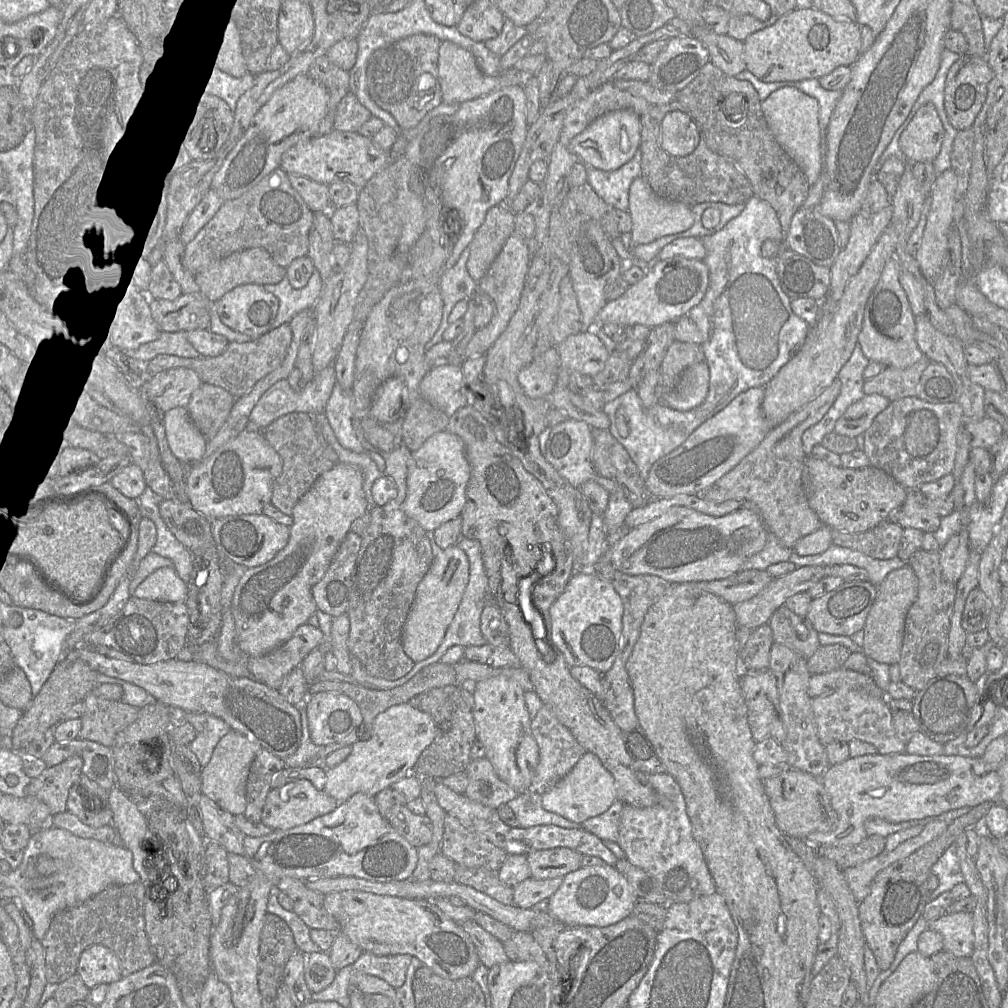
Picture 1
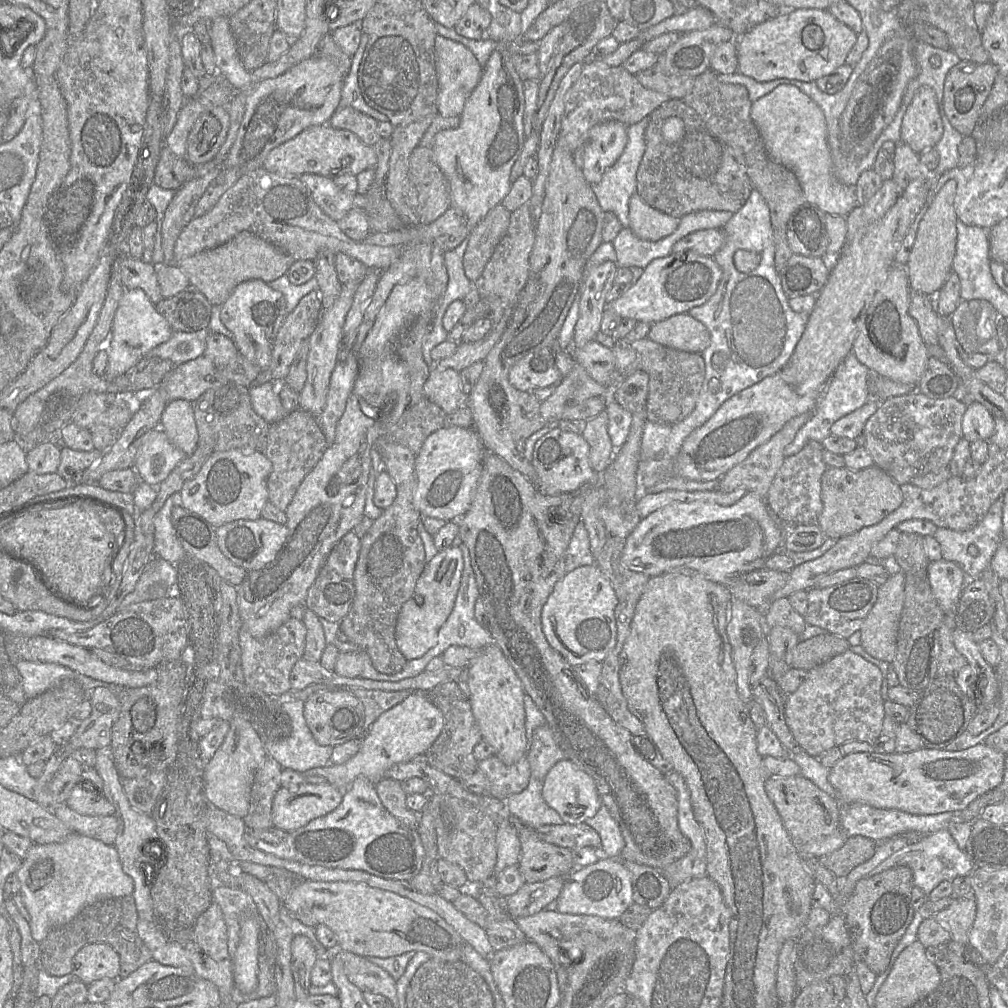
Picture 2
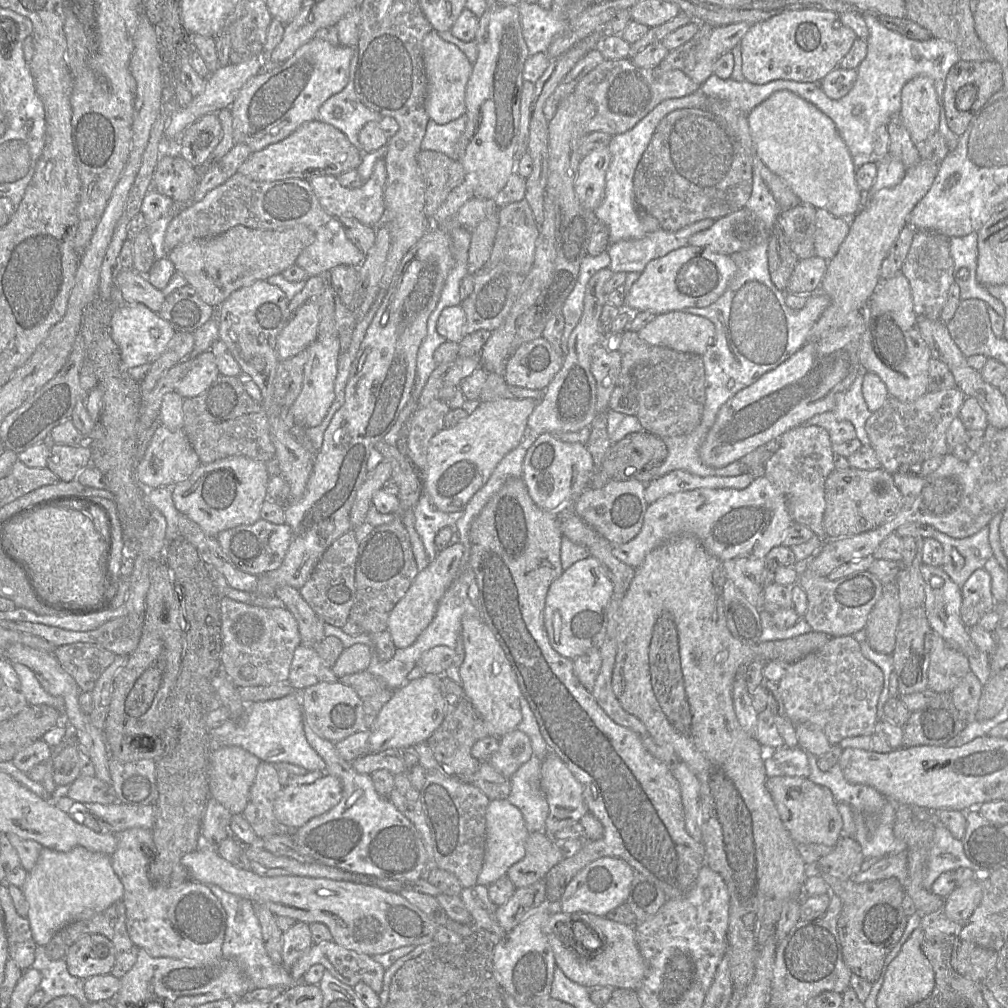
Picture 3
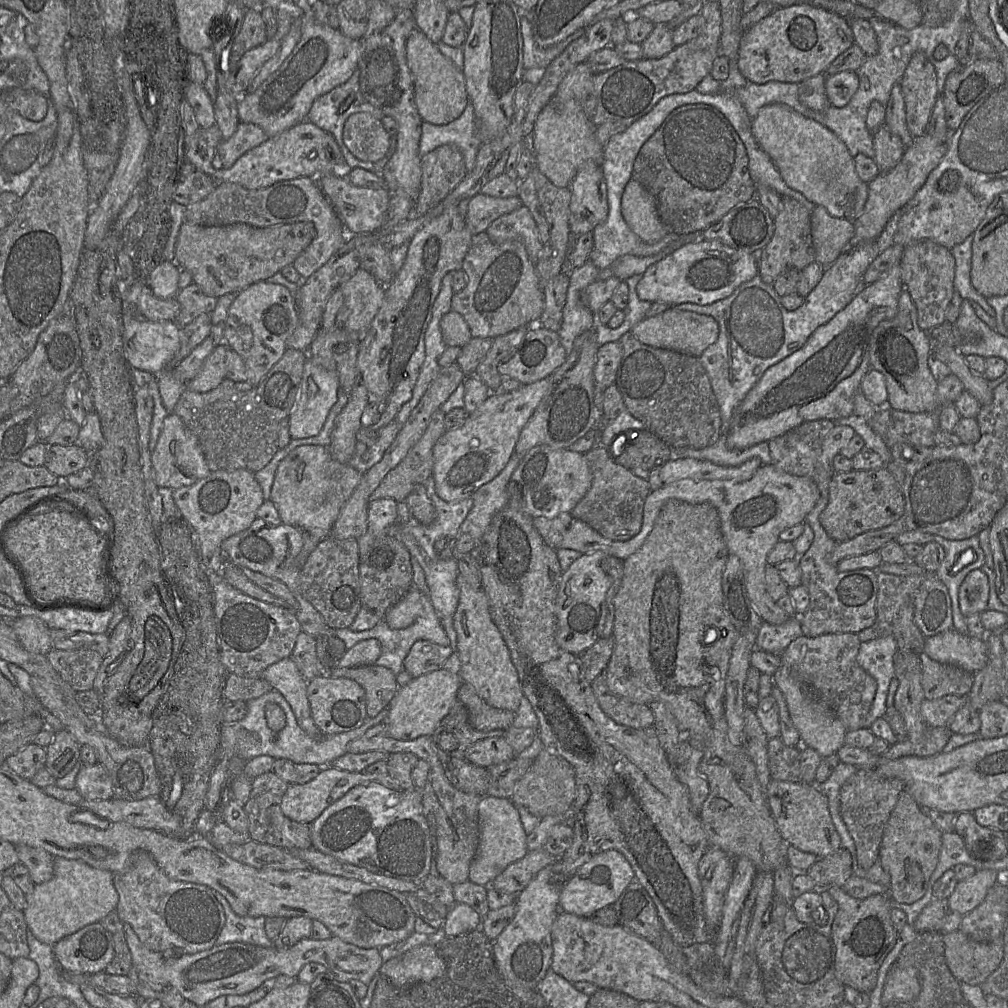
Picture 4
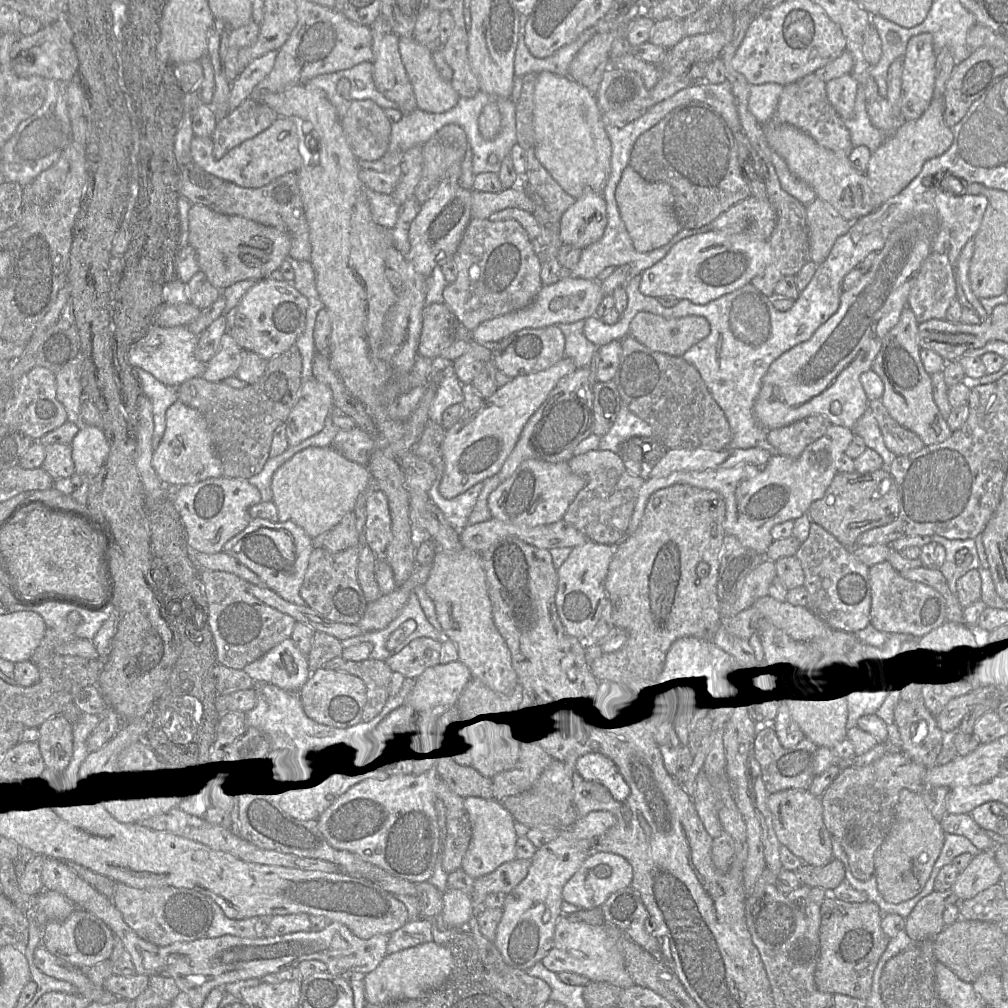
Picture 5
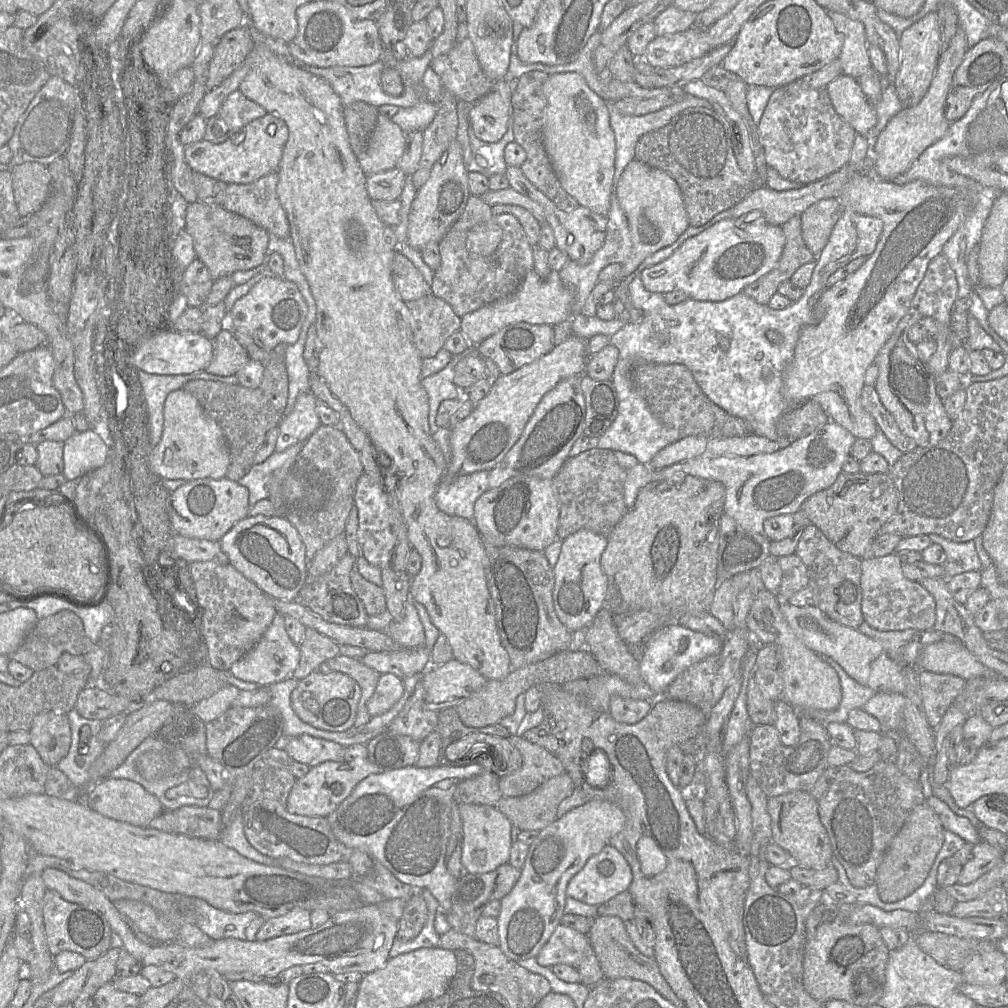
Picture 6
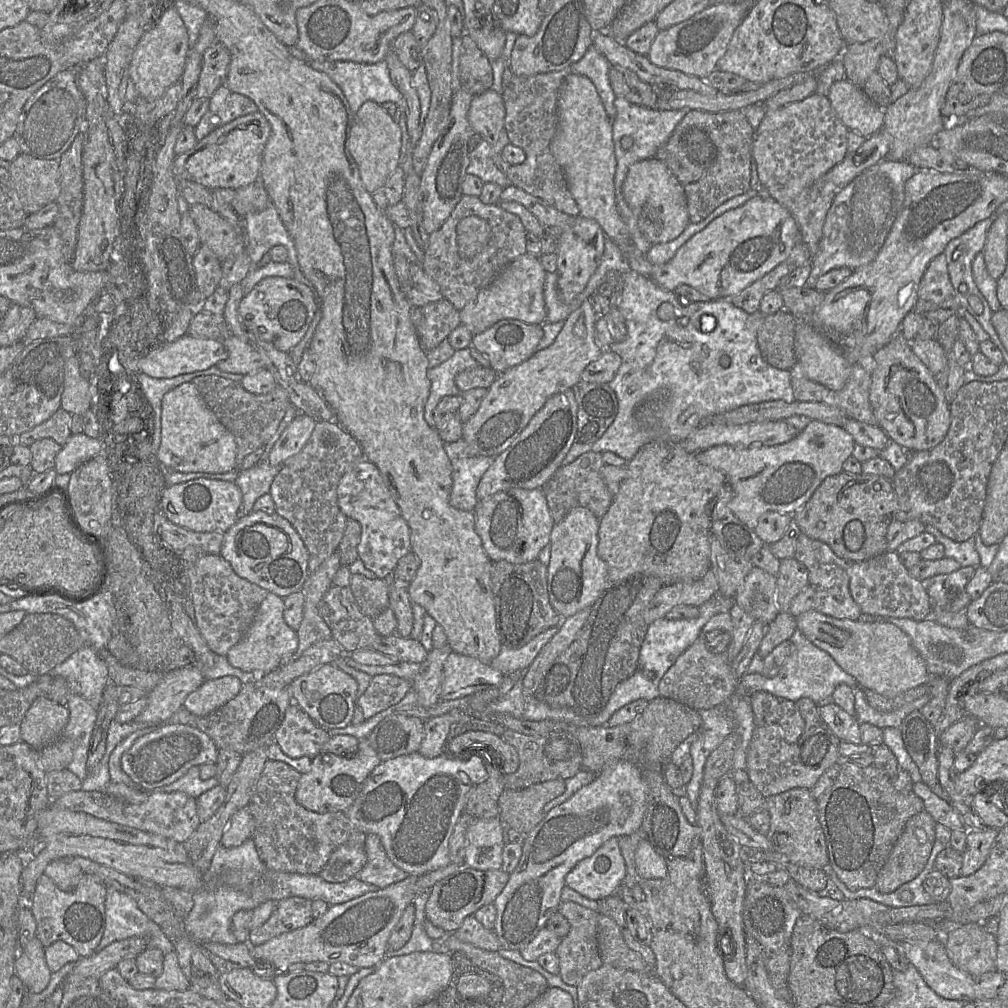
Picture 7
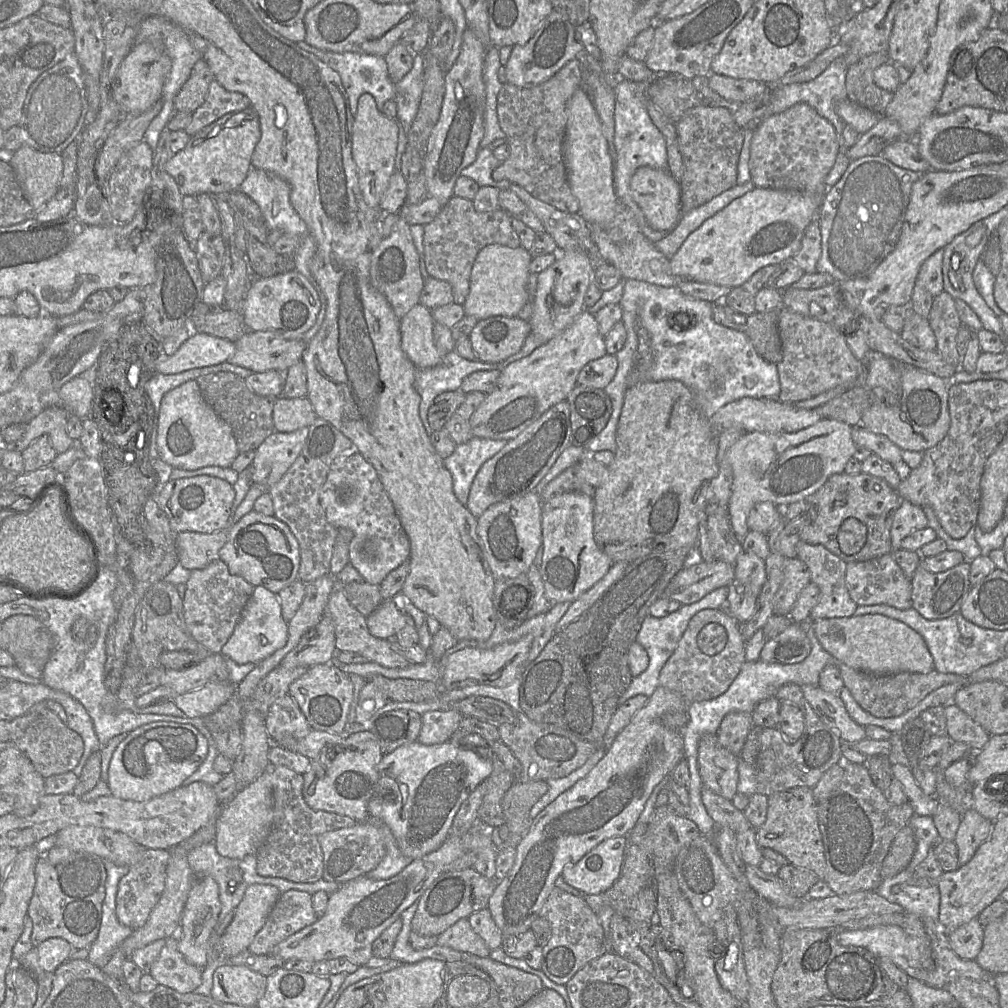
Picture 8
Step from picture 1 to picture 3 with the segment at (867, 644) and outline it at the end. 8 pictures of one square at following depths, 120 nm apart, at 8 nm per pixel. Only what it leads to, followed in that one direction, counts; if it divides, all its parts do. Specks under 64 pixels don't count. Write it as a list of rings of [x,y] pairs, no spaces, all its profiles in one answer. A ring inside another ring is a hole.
[[[884,585],[882,595],[870,611],[865,625],[866,641],[873,650],[892,654],[901,614],[896,585]]]

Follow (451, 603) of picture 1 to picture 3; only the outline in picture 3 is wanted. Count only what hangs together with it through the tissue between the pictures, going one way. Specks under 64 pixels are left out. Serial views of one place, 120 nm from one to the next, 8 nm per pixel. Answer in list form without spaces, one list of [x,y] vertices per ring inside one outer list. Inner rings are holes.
[[[461,542],[439,551],[435,559],[418,572],[405,595],[392,609],[388,619],[388,628],[396,648],[406,648],[413,644],[431,623],[440,599],[460,572],[463,551],[464,546]]]

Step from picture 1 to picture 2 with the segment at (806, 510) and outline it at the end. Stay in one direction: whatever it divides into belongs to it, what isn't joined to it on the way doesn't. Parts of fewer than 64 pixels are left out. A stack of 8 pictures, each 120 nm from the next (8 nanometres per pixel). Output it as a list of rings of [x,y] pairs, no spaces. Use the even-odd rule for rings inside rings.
[[[812,412],[800,414],[789,420],[780,431],[772,436],[767,442],[754,449],[745,460],[732,467],[718,482],[719,489],[731,492],[738,488],[745,488],[748,492],[755,492],[766,497],[769,487],[782,466],[785,448],[793,441],[799,429],[810,419]]]

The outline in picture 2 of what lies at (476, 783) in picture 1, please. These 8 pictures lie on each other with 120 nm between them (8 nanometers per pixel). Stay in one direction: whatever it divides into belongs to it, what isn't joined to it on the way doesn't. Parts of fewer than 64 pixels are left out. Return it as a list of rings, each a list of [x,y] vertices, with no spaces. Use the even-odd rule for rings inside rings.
[[[491,755],[479,761],[477,769],[488,779],[487,794],[499,800],[506,800],[508,796],[522,792],[531,777],[526,756],[512,765],[506,765],[497,756]]]

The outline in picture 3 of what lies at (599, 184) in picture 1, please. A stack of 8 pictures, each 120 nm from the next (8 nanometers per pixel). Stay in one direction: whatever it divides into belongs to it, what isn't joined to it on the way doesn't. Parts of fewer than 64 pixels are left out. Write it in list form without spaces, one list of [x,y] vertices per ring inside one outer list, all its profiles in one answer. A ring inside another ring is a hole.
[[[696,91],[690,95],[667,99],[659,103],[652,111],[650,111],[643,119],[641,119],[629,131],[612,136],[608,143],[611,155],[609,167],[605,177],[605,192],[602,203],[594,210],[598,221],[602,221],[609,228],[609,243],[617,243],[619,241],[640,239],[647,232],[643,227],[639,215],[635,193],[633,189],[633,178],[635,169],[650,143],[653,133],[660,121],[670,112],[682,108],[700,108],[705,109],[708,98]]]

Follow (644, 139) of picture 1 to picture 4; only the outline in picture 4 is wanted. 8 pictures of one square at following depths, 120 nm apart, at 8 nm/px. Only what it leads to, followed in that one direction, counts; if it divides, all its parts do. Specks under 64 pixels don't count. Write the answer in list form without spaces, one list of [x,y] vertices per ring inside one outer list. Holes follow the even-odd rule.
[[[703,103],[680,106],[666,117],[639,150],[632,178],[653,195],[661,221],[670,232],[678,235],[703,231],[735,206],[755,198],[744,144],[725,116]]]

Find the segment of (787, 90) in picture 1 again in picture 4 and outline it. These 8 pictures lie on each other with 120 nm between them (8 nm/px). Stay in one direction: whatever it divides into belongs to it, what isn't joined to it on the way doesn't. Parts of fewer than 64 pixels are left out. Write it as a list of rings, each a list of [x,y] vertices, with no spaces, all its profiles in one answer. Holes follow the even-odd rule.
[[[778,103],[765,105],[759,110],[752,119],[752,133],[788,187],[801,193],[815,206],[825,207],[831,216],[854,221],[860,215],[868,197],[868,183],[862,181],[857,174],[853,157],[835,133],[815,120]]]

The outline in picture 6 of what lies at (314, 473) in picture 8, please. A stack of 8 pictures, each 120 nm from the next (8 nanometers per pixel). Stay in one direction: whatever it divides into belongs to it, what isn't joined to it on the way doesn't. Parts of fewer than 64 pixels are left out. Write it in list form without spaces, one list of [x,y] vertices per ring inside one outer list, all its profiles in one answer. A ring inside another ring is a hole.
[[[320,425],[317,430],[308,438],[300,453],[298,454],[293,466],[291,467],[290,475],[284,482],[283,485],[283,512],[278,512],[279,515],[284,515],[297,529],[299,532],[301,539],[306,547],[306,557],[308,563],[313,559],[313,557],[320,551],[331,539],[336,537],[337,535],[344,533],[345,526],[350,514],[350,511],[353,507],[353,498],[356,488],[356,483],[358,478],[363,474],[364,468],[360,462],[359,455],[357,451],[354,449],[352,444],[349,442],[346,437],[344,431],[339,427],[331,427]]]

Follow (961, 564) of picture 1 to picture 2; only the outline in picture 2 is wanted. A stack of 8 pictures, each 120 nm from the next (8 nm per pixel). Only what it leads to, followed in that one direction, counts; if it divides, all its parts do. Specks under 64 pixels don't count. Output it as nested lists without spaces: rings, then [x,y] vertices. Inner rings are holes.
[[[941,559],[928,564],[927,576],[932,593],[944,614],[953,613],[955,616],[960,595],[967,582],[962,568],[955,562]]]

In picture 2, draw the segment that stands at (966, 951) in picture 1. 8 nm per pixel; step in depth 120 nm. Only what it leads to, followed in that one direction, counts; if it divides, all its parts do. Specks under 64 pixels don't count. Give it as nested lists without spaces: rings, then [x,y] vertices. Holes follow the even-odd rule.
[[[973,897],[954,898],[953,902],[934,919],[951,934],[951,940],[968,945],[968,933],[976,917],[976,902]]]

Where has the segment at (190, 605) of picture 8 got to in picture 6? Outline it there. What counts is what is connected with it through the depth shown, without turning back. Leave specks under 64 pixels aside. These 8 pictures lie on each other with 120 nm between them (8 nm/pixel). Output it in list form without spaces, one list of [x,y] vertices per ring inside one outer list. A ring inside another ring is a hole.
[[[212,561],[191,563],[202,615],[202,637],[208,649],[208,664],[228,671],[262,638],[278,613],[273,598],[247,579],[232,564],[221,565]]]

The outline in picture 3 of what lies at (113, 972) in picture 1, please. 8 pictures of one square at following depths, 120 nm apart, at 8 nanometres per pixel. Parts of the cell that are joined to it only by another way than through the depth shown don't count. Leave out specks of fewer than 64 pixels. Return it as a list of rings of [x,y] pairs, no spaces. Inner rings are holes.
[[[83,934],[69,947],[64,960],[71,975],[86,980],[110,974],[115,964],[115,948],[101,934]]]

